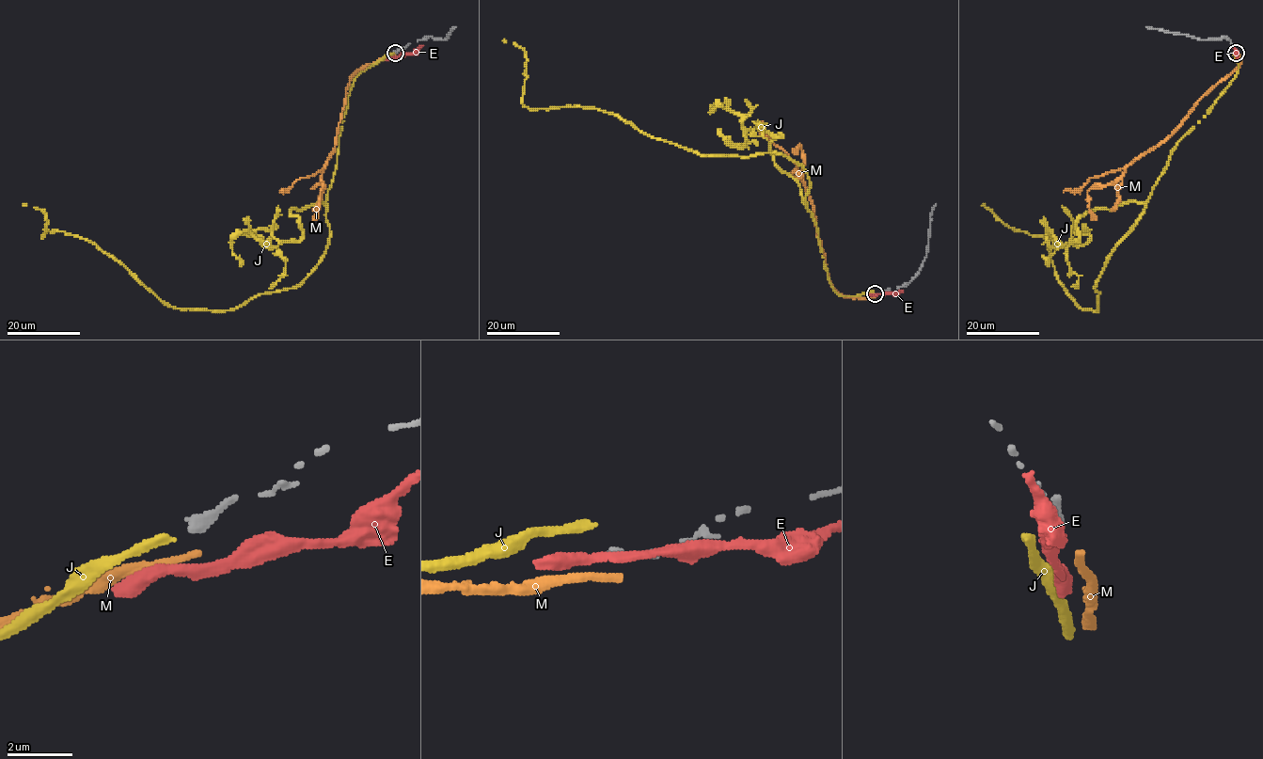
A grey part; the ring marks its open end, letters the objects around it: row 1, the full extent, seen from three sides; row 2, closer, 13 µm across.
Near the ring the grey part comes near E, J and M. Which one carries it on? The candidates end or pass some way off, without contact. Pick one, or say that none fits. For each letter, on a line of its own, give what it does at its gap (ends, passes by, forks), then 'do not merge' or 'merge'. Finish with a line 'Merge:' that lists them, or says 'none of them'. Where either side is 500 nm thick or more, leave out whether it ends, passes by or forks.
E: it passes by | do not merge
J: it ends | do not merge
M: it ends | do not merge
Merge: none of them

